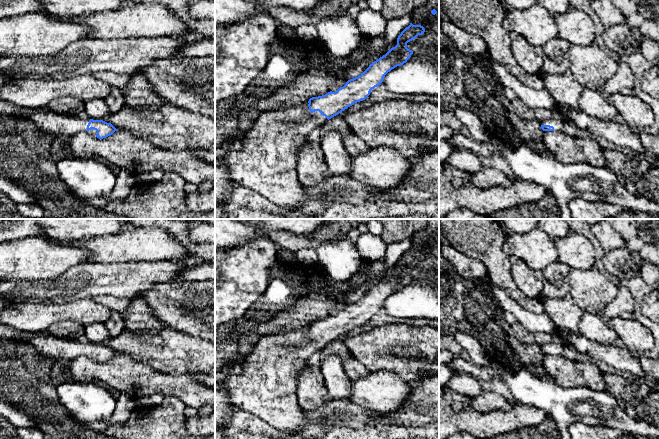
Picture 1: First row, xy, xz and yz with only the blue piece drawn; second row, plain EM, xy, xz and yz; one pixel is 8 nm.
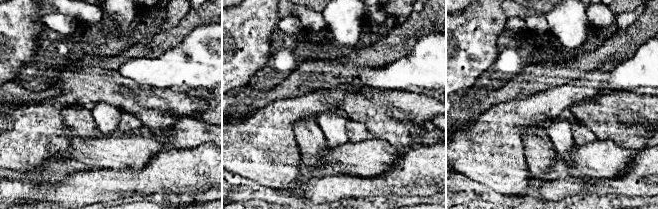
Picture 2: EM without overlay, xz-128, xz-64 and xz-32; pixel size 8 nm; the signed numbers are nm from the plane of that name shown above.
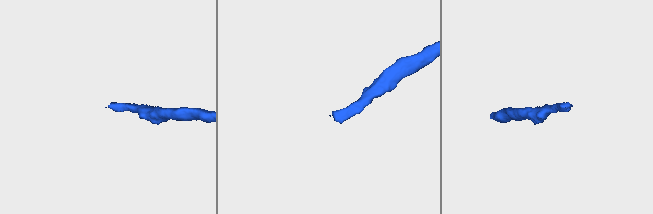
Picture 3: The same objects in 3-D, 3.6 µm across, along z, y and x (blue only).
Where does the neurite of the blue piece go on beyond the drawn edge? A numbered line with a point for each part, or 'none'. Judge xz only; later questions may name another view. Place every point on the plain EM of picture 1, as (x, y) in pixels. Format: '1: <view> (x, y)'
1: xz (266, 387)

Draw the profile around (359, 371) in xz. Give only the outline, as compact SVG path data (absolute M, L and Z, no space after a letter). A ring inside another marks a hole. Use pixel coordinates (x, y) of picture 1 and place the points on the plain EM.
M354 357L343 361L343 367L350 380L362 378L368 374L368 370Z

